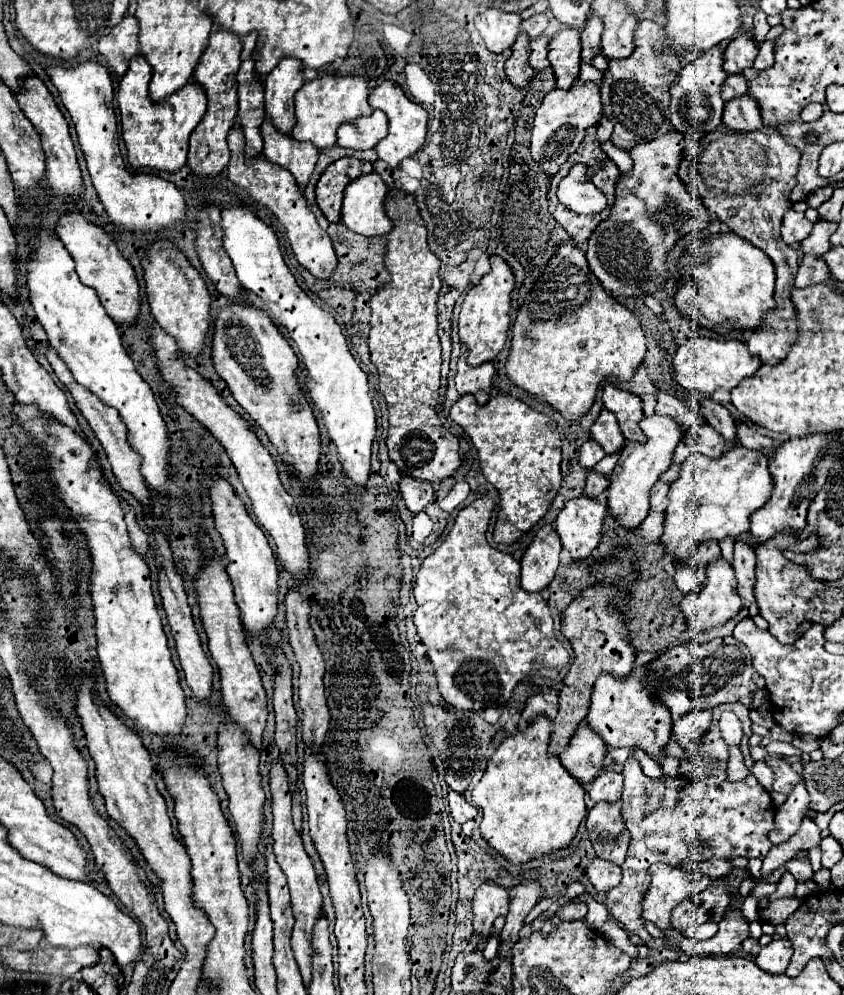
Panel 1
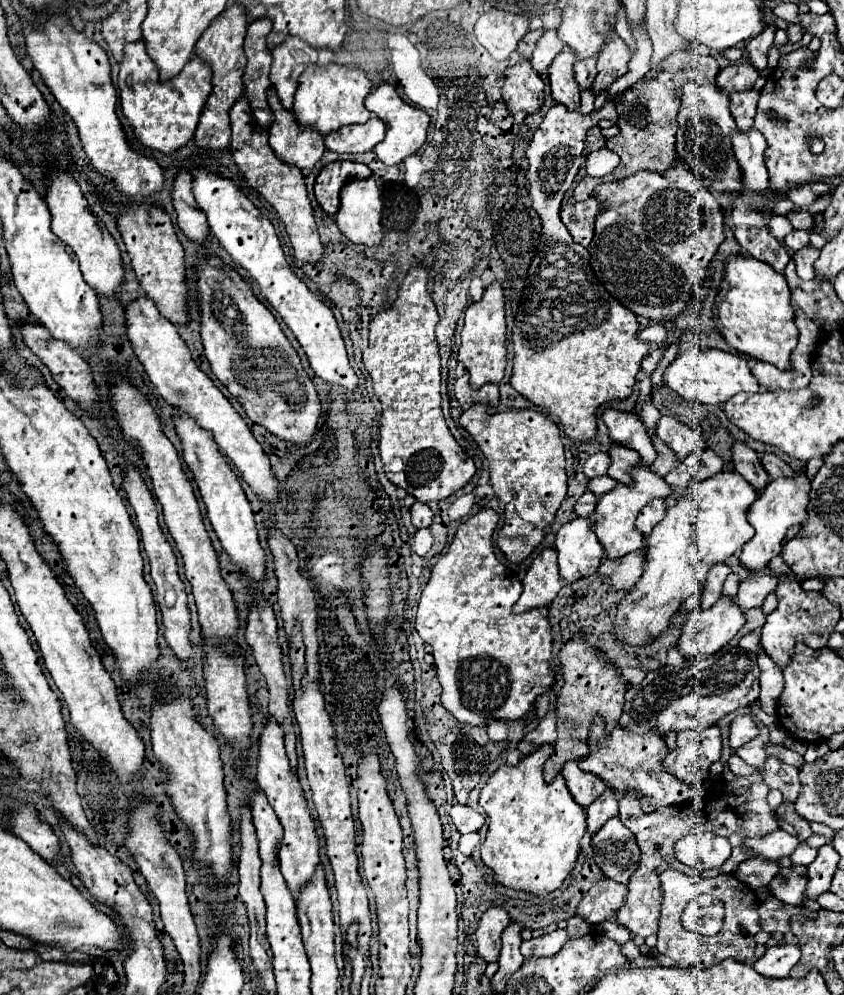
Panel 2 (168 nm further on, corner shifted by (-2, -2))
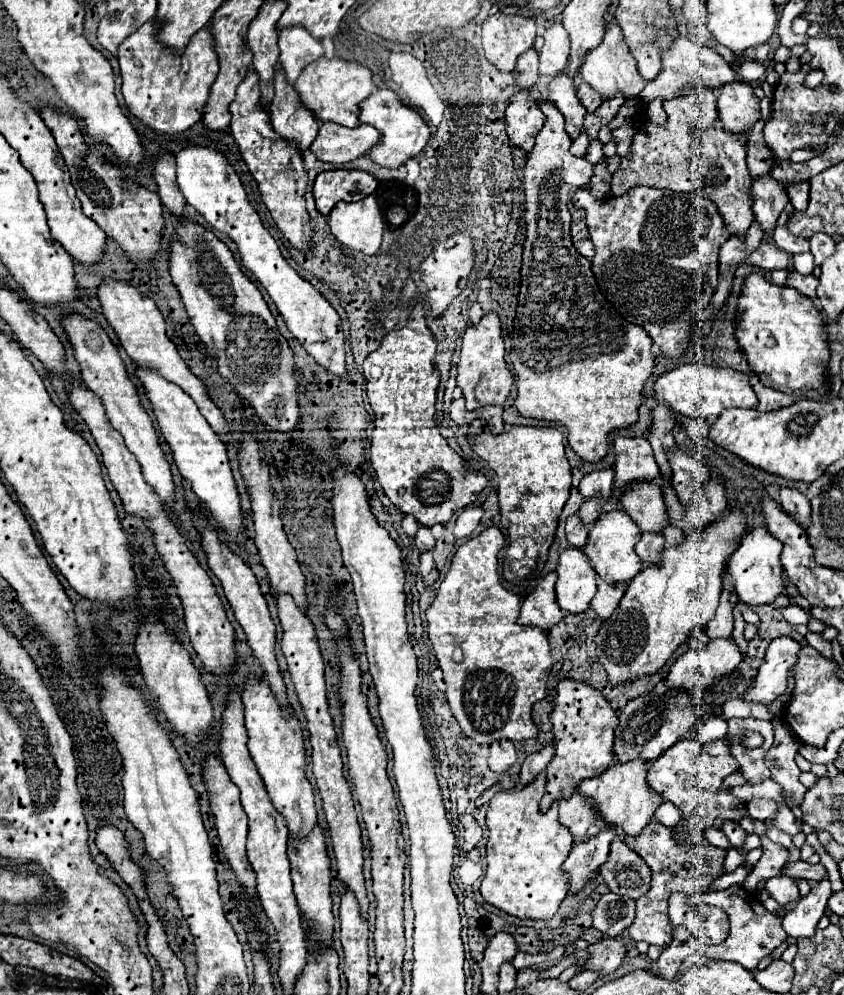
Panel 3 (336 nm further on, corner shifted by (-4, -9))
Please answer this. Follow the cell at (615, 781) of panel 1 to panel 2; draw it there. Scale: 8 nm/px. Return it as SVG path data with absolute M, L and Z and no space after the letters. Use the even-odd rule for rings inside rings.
M606 790L606 794L602 794L602 798L598 798L598 802L594 802L586 810L588 834L594 836L606 824L606 820L610 820L614 816L618 816L618 800L612 790Z

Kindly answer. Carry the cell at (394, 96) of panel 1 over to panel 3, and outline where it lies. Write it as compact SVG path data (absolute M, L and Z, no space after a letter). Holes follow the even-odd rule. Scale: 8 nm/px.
M378 89L376 93L372 93L368 99L360 103L360 121L380 131L380 143L376 143L368 153L378 165L388 169L396 169L404 165L408 159L416 157L430 139L430 129L426 121L414 109L400 103L398 95L390 89Z

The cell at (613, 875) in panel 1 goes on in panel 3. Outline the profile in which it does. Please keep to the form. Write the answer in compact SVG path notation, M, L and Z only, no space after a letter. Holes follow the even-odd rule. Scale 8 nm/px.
M606 893L592 911L592 927L608 937L618 937L634 921L634 901L616 893Z

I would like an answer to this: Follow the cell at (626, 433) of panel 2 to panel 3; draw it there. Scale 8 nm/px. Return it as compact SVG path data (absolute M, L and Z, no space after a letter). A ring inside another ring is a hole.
M622 437L614 439L616 465L614 465L614 497L620 497L620 489L636 479L658 479L660 467L654 461L652 447L644 437Z

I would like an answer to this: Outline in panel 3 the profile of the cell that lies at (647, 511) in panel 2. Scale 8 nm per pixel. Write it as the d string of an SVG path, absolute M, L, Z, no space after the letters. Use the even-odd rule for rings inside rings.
M648 531L648 533L642 533L640 541L636 543L636 553L642 557L644 563L658 563L662 547L664 547L664 533Z

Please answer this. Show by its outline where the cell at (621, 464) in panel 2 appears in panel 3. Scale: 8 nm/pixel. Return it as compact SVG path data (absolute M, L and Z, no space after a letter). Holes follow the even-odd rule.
M634 481L626 485L620 493L620 505L642 531L664 529L668 521L662 491L656 481Z

